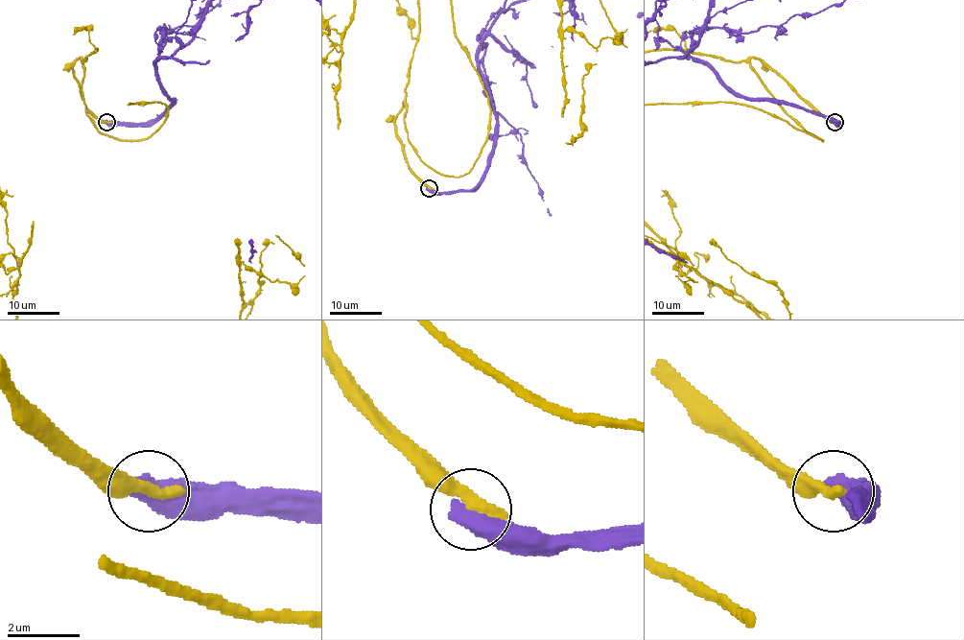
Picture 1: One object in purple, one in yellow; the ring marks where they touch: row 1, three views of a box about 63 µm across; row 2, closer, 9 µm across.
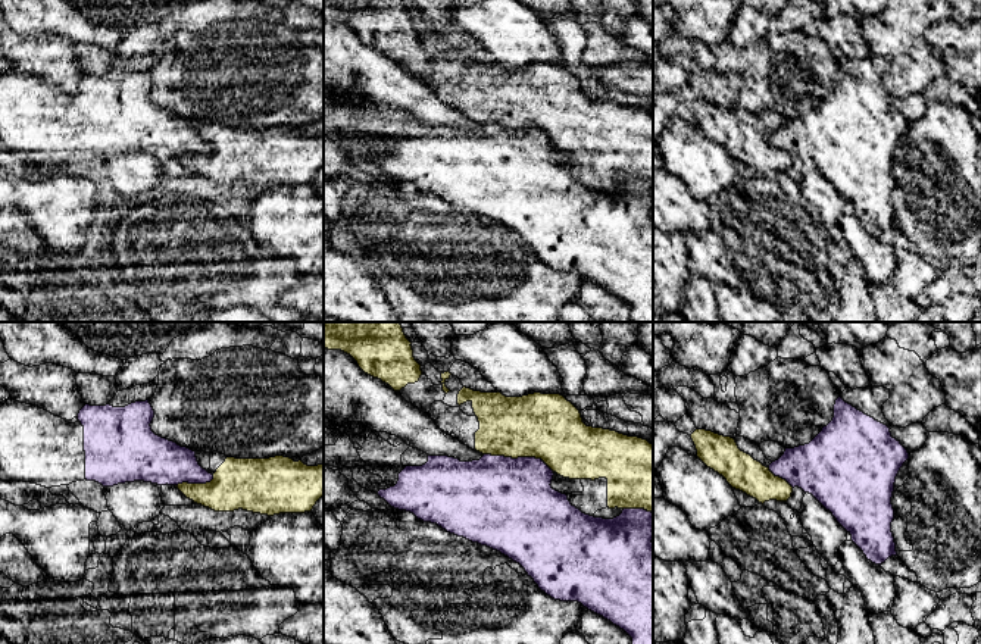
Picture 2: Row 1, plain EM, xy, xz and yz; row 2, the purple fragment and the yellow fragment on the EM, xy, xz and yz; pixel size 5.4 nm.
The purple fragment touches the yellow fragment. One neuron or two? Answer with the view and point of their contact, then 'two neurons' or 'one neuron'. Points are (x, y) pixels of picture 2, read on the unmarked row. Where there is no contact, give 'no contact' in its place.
xz (519, 128) | two neurons

